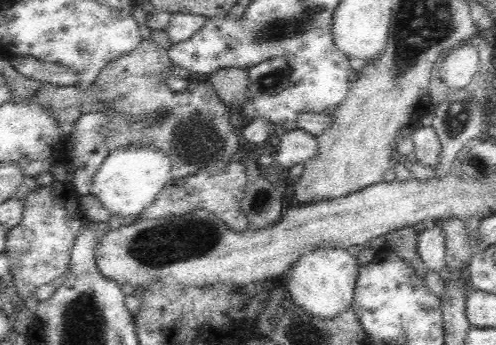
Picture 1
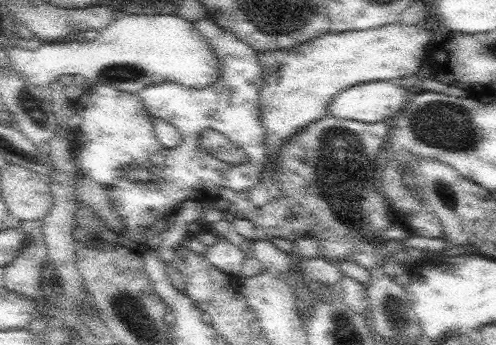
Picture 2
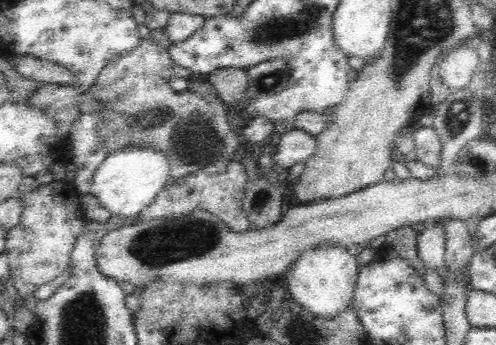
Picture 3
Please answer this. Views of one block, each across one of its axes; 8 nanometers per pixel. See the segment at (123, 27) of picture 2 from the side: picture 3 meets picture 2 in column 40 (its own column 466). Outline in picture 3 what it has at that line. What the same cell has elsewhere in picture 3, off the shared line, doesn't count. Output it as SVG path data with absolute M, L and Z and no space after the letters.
M462 44L456 50L452 50L446 58L442 58L438 76L442 78L442 84L450 90L462 90L472 86L472 76L480 70L480 58L478 48L472 48L472 44Z

